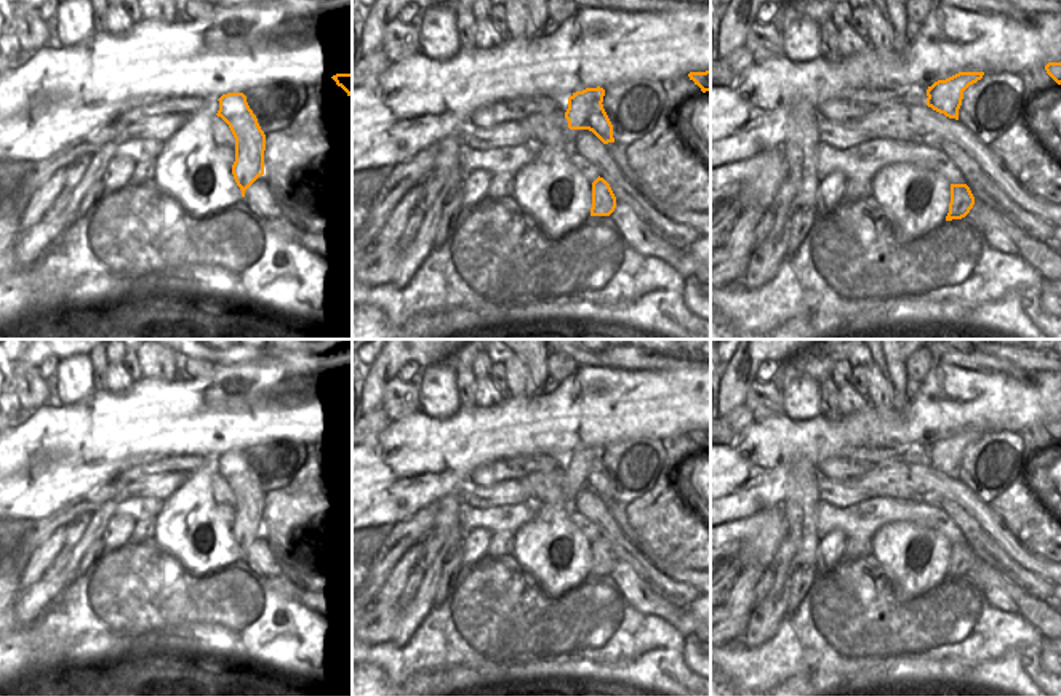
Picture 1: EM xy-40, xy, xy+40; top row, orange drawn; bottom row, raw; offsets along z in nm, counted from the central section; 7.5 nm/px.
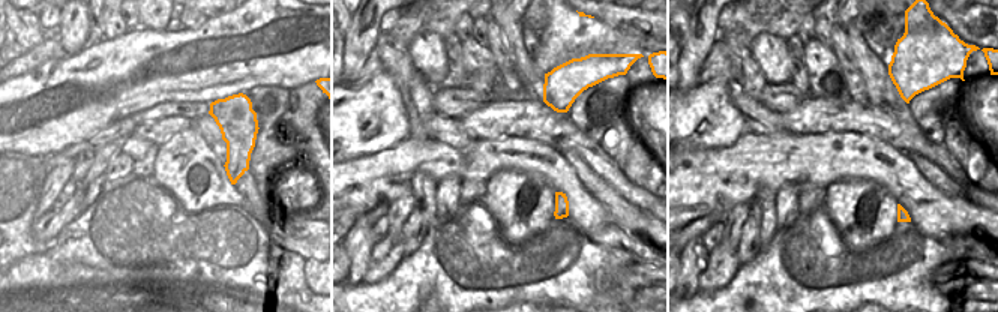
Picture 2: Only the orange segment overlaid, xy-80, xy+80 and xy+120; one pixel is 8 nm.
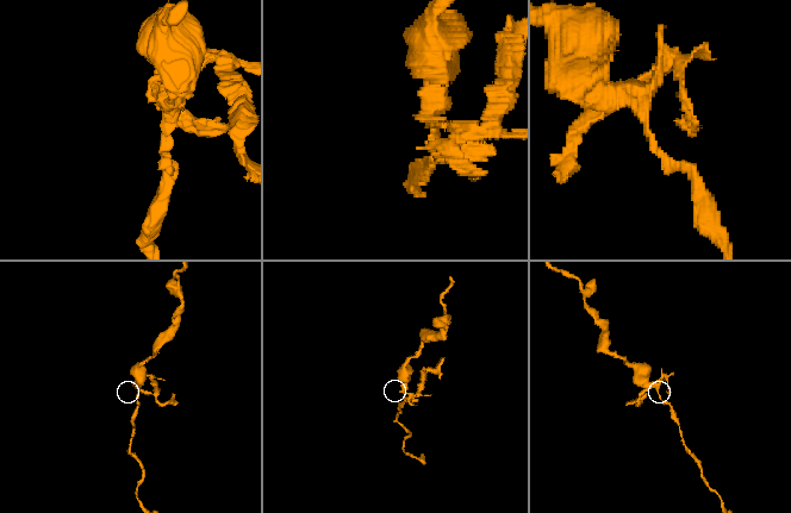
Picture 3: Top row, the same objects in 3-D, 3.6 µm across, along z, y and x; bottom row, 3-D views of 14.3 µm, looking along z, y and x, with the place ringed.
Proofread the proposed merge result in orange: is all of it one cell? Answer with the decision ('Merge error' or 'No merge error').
Merge error.

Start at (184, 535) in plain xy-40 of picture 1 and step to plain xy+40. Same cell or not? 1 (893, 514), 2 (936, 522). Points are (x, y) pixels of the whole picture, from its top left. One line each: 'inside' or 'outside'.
1: outside
2: outside

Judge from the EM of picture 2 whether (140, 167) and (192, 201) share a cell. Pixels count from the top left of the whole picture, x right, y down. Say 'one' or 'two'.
two

